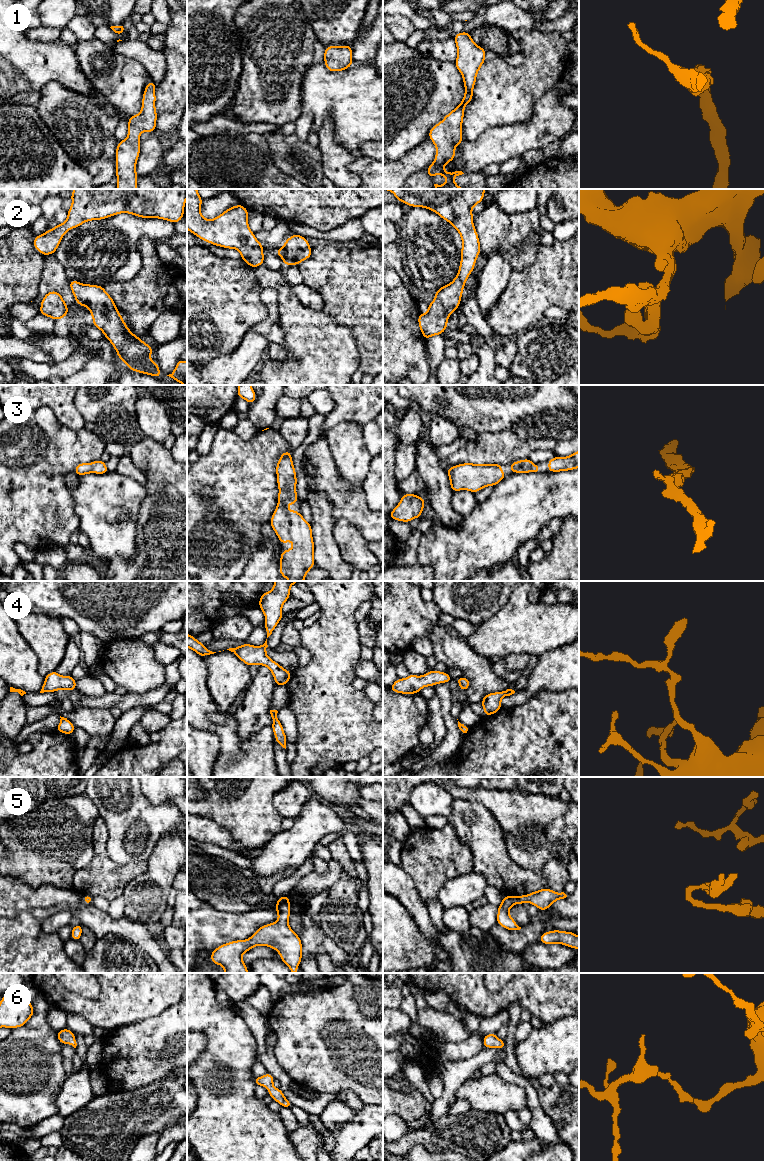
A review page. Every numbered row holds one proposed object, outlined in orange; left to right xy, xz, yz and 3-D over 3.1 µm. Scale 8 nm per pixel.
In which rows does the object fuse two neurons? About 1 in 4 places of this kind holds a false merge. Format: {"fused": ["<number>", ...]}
{"fused": []}

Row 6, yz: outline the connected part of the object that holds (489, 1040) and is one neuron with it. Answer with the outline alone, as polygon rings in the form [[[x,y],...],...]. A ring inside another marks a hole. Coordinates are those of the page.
[[[496,1033],[483,1036],[483,1044],[485,1048],[497,1047],[500,1050],[504,1050],[505,1041],[498,1039]]]

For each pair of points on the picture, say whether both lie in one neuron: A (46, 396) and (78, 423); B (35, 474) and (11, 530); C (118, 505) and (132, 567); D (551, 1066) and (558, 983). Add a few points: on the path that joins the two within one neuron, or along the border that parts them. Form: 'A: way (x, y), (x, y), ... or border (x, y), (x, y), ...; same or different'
A: way (54, 402), (70, 416); same
B: way (24, 488), (11, 501), (11, 516); same
C: border (136, 534), (134, 553), (107, 563); different
D: border (568, 1016), (543, 1025); different

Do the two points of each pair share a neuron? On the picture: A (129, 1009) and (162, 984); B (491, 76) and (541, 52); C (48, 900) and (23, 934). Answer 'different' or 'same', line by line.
A: same
B: same
C: different

